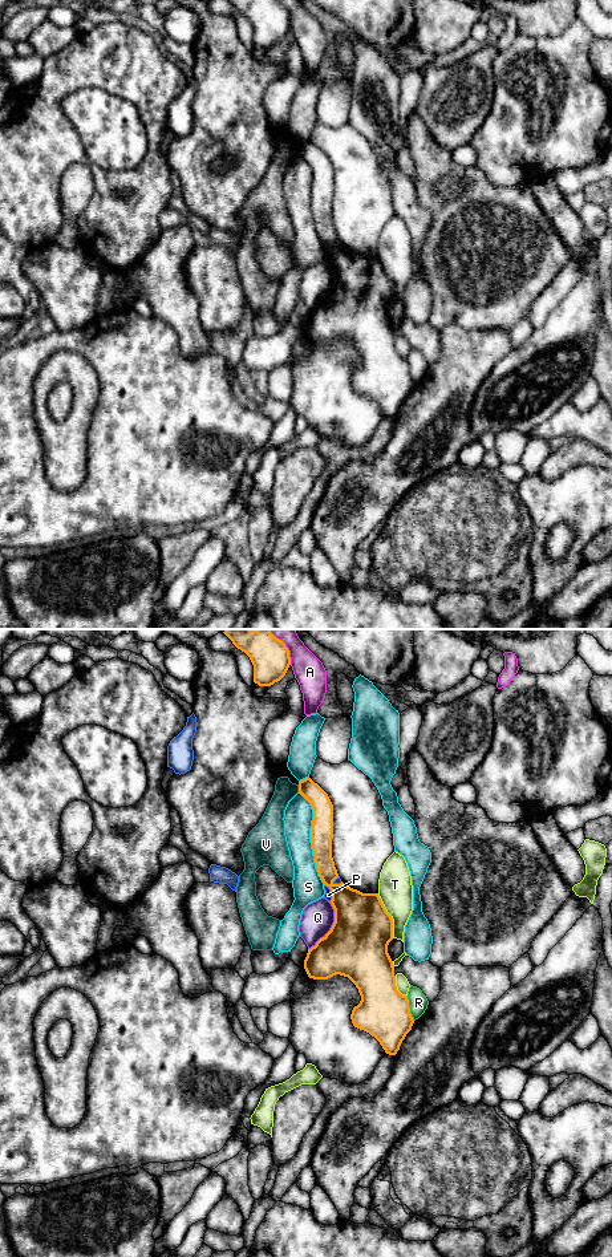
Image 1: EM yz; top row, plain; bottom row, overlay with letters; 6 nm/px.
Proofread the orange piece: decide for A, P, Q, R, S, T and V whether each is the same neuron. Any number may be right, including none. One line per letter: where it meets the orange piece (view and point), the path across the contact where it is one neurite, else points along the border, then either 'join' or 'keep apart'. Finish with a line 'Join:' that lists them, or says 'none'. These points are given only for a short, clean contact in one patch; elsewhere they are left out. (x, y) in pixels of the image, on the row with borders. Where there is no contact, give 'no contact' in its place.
A: meets orange in yz at (286, 647); keep apart
P: meets orange in yz at (331, 891); keep apart
Q: meets orange in yz at (332, 927); keep apart
R: meets orange in yz at (409, 1008); keep apart
S: meets orange in yz at (311, 838); keep apart
T: meets orange in yz at (390, 916); keep apart
V: meets orange in yz at (299, 789); keep apart
Join: none

